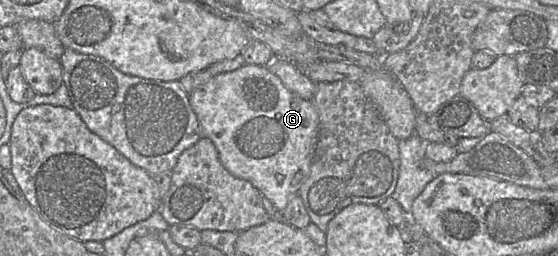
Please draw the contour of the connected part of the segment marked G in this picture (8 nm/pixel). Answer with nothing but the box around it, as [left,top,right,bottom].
[189,64,319,214]

